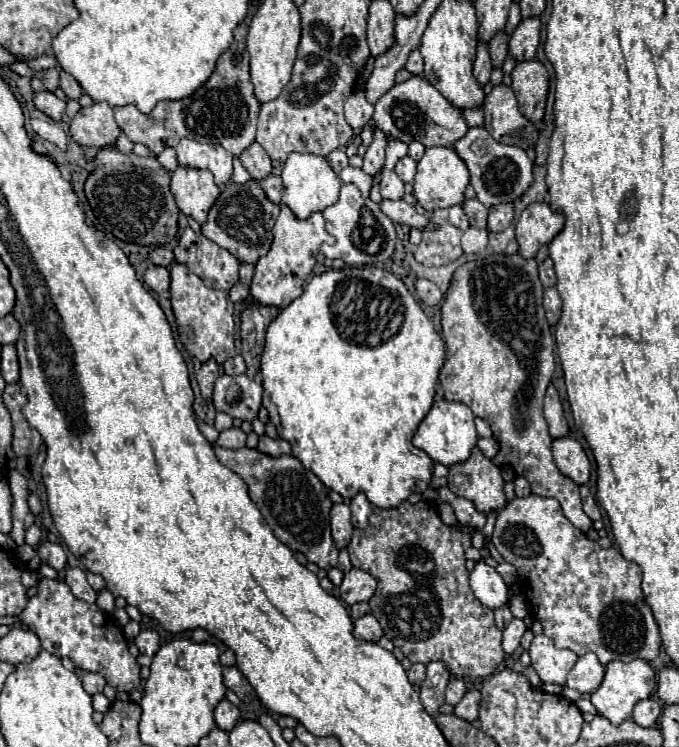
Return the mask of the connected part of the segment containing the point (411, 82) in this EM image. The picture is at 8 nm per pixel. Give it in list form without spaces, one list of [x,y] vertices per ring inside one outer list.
[[[410,76],[408,82],[392,86],[376,104],[372,116],[376,128],[384,130],[386,138],[400,138],[400,142],[422,142],[426,148],[430,146],[452,146],[460,140],[468,126],[458,108],[454,108],[428,80],[422,76]]]

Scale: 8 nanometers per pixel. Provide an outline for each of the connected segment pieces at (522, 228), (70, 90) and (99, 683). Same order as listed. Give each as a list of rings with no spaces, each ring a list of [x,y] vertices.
[[[534,202],[528,206],[516,222],[516,242],[522,258],[534,258],[540,246],[546,246],[564,228],[564,216],[552,212],[546,202]]]
[[[60,70],[60,88],[64,90],[66,98],[70,98],[70,100],[78,100],[82,96],[80,84],[68,72],[64,72],[64,70]]]
[[[86,672],[84,676],[82,676],[82,684],[84,684],[84,690],[88,692],[88,694],[98,694],[98,692],[102,692],[102,688],[104,688],[104,678],[100,676],[100,674],[96,674],[96,672]]]

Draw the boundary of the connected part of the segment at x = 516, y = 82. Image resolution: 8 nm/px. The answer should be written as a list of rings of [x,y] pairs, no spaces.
[[[538,60],[518,62],[512,70],[512,90],[516,94],[520,112],[530,122],[538,122],[544,116],[548,89],[548,72]]]

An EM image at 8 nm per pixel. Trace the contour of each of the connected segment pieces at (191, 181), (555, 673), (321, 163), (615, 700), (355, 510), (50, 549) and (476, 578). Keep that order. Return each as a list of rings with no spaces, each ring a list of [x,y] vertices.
[[[178,166],[172,172],[170,190],[178,208],[200,224],[204,224],[210,206],[220,194],[220,188],[214,184],[214,178],[208,170],[196,170],[186,166]]]
[[[544,634],[534,636],[528,654],[532,658],[532,666],[538,672],[540,680],[560,684],[560,686],[566,684],[566,676],[578,660],[574,652],[556,648],[554,642]]]
[[[290,154],[284,170],[282,170],[282,182],[284,182],[284,192],[282,192],[282,204],[286,204],[296,218],[304,220],[312,212],[324,212],[328,206],[332,206],[340,194],[340,178],[334,174],[326,158],[312,156],[312,154]]]
[[[640,658],[632,660],[632,662],[612,660],[606,664],[606,676],[604,676],[600,688],[592,694],[590,702],[594,704],[598,714],[608,718],[612,724],[620,724],[630,718],[636,702],[648,698],[654,688],[656,688],[656,672],[652,670],[652,666],[646,660],[640,660]]]
[[[356,494],[350,502],[350,510],[352,510],[352,524],[354,528],[364,528],[368,526],[368,518],[372,514],[372,504],[368,502],[366,494]]]
[[[40,542],[36,548],[40,560],[48,566],[52,566],[54,570],[62,570],[66,566],[66,552],[62,550],[62,546],[52,544],[52,542]]]
[[[478,562],[470,572],[470,586],[480,604],[490,610],[498,610],[500,606],[508,604],[508,586],[500,574],[484,562]]]

